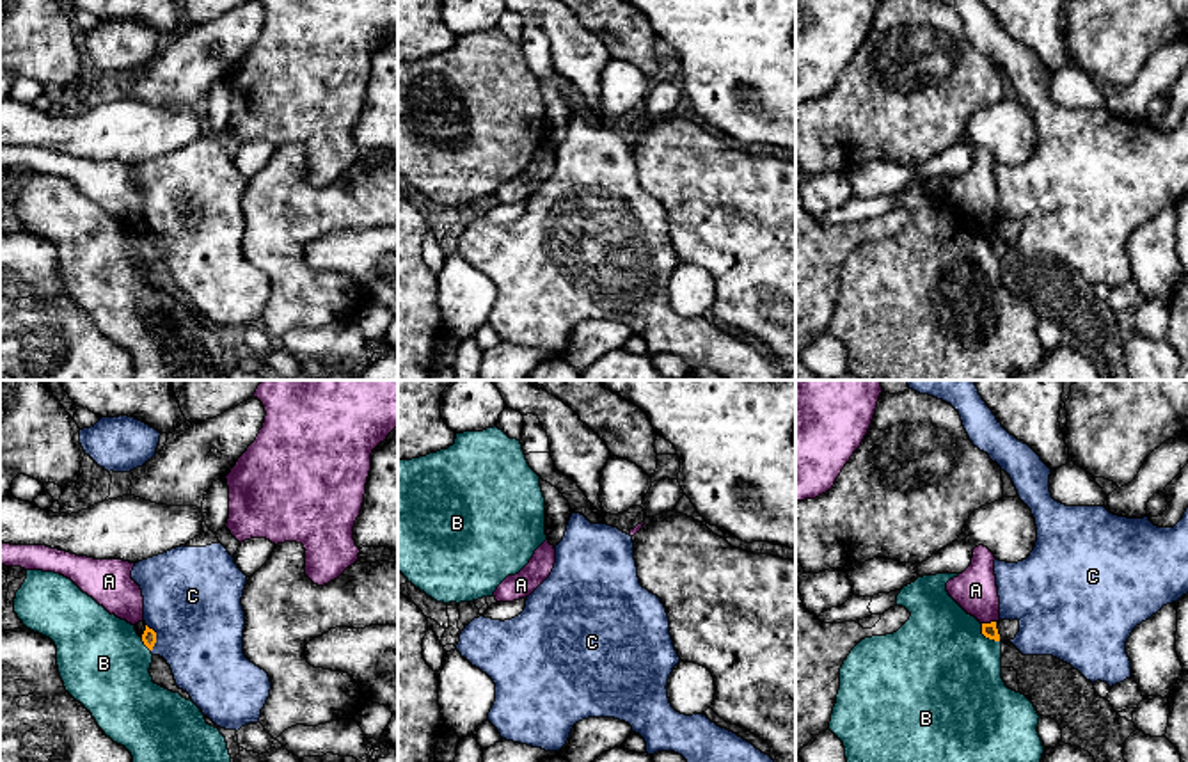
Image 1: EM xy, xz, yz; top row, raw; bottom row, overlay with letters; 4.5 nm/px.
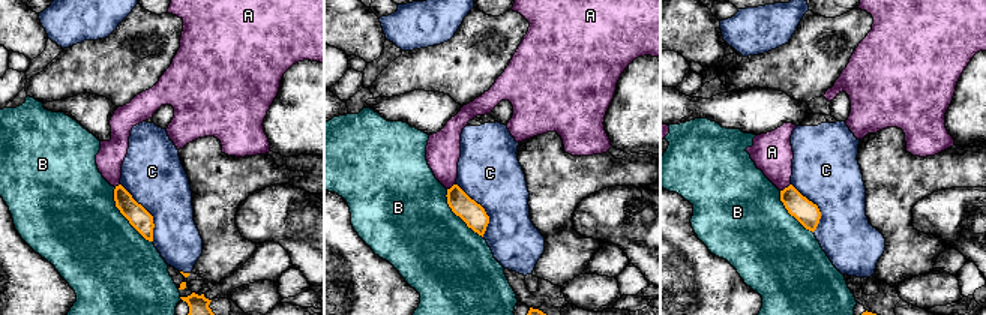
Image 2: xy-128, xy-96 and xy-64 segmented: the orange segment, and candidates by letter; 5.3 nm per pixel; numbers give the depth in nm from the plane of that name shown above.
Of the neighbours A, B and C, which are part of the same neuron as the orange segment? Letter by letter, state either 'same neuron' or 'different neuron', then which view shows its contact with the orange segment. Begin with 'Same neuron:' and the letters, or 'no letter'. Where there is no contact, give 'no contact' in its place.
Same neuron: no letter
A: different neuron; meets orange in yz
B: different neuron; meets orange in yz
C: different neuron; meets orange in xy

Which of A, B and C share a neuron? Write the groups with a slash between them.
A / B / C

